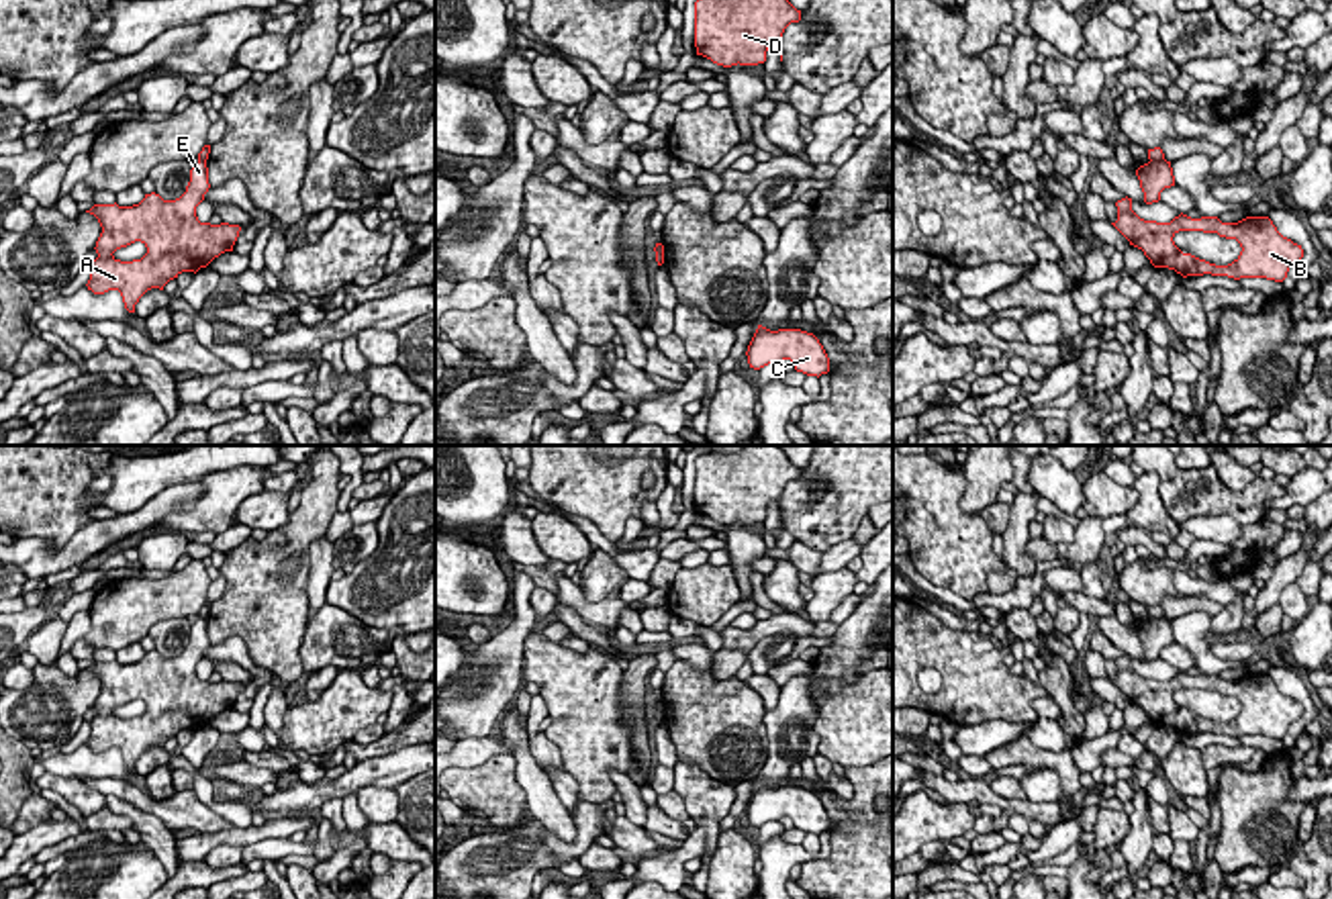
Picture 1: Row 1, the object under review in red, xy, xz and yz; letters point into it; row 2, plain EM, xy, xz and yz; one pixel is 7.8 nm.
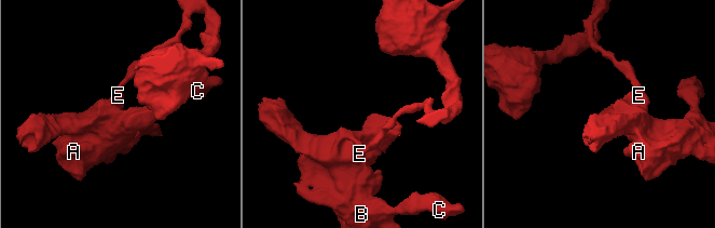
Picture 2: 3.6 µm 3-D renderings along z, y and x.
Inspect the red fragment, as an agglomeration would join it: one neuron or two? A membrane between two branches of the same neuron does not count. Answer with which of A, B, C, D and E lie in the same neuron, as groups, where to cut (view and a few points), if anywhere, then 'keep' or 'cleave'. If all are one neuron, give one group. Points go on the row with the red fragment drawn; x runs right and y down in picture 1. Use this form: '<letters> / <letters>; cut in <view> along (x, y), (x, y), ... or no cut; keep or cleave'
A B C E / D; cut in yz along (1163, 158), (1151, 162); cleave

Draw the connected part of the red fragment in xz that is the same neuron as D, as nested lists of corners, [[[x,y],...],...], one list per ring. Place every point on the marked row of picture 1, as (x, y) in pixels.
[[[697,0],[697,55],[717,65],[758,65],[770,45],[780,45],[791,22],[801,20],[789,0]]]

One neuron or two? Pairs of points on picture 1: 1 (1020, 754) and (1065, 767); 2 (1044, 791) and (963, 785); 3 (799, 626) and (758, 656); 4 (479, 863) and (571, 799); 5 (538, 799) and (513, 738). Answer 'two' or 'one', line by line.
1: one
2: two
3: two
4: two
5: one

